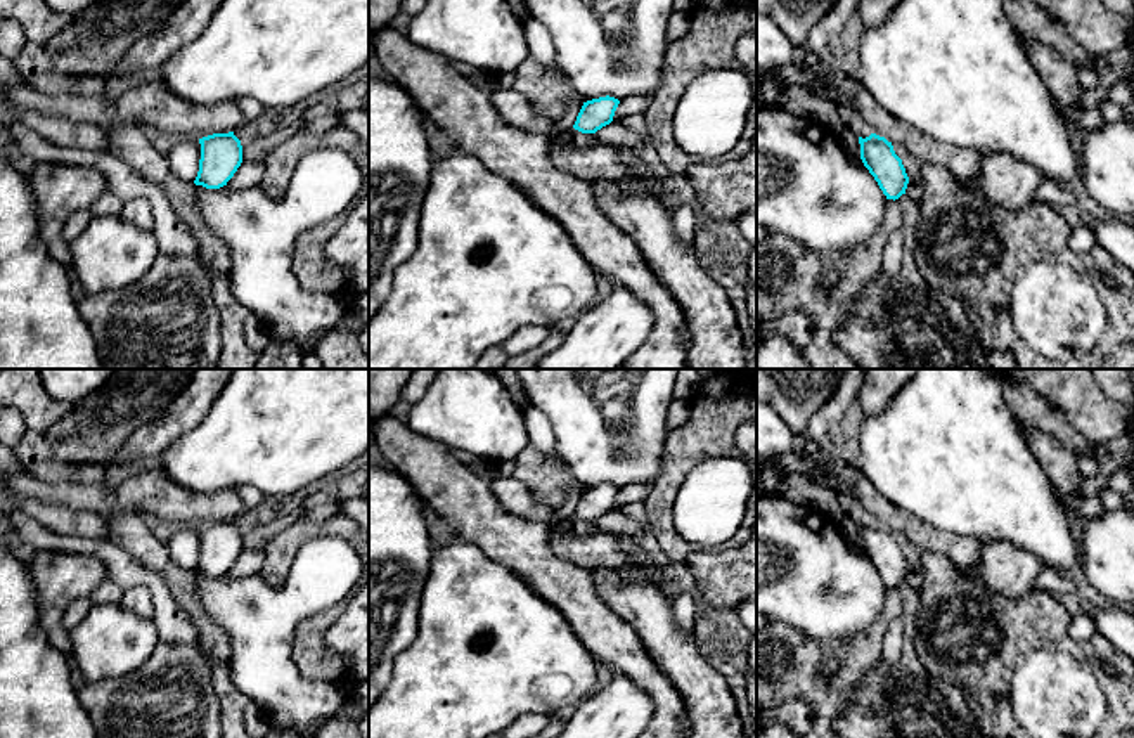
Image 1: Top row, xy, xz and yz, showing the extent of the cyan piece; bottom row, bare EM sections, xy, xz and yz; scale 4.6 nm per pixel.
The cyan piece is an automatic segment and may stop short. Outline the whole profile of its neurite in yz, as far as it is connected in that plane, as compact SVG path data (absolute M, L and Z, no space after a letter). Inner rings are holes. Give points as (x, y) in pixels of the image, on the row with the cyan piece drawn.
M871 133L866 139L859 137L859 144L862 163L878 182L886 199L895 201L905 194L909 177L902 159L895 154L892 142Z

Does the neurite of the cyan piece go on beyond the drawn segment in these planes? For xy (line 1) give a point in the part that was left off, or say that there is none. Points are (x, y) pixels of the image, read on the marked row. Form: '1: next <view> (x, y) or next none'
1: next none

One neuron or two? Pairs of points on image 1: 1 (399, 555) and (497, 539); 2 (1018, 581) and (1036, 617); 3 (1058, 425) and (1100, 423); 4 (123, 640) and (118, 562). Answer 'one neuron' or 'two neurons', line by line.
1: two neurons
2: two neurons
3: two neurons
4: two neurons

